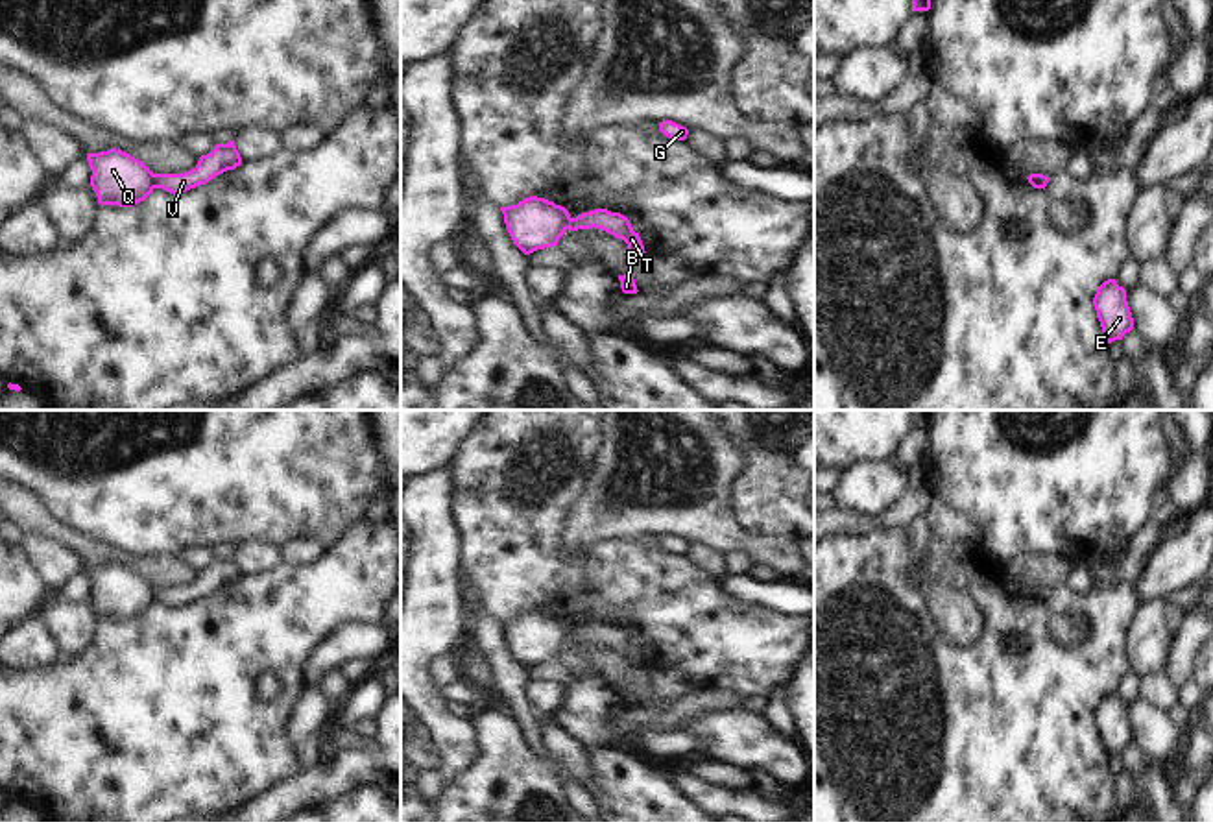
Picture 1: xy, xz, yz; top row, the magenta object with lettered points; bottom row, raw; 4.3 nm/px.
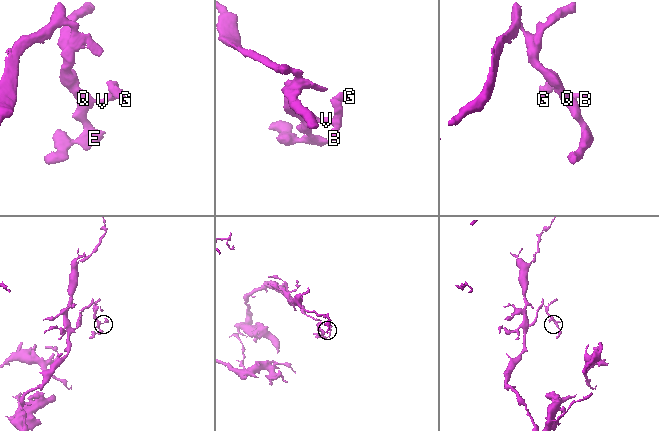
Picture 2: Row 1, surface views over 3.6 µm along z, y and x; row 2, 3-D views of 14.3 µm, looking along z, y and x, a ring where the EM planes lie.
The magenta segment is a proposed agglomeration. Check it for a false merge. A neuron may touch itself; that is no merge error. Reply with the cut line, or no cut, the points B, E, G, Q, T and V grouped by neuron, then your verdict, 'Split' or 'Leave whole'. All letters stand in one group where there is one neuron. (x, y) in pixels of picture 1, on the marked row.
Split along xy (156, 174), (154, 187). Groups: B G T V / E Q. Split

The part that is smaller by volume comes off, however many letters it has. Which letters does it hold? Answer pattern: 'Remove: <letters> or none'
Remove: B, G, T, V

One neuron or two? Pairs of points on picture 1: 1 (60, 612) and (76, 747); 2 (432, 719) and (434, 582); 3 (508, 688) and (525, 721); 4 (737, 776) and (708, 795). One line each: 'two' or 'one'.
1: two
2: one
3: one
4: two

